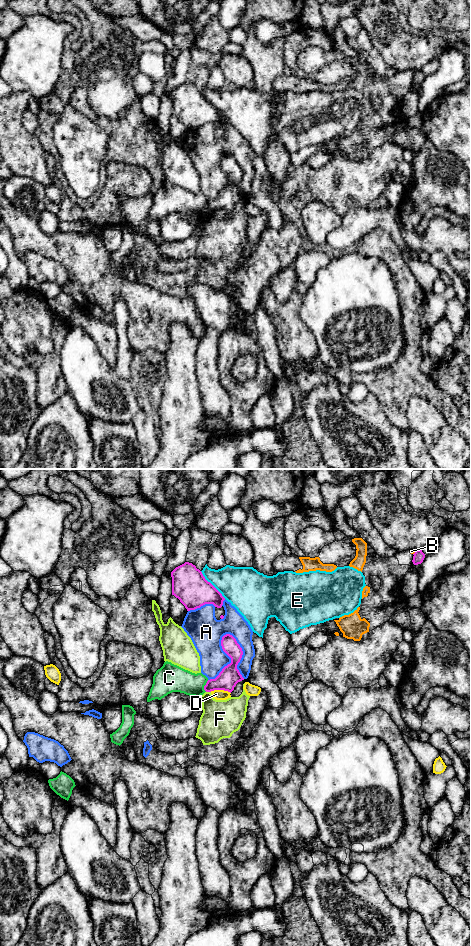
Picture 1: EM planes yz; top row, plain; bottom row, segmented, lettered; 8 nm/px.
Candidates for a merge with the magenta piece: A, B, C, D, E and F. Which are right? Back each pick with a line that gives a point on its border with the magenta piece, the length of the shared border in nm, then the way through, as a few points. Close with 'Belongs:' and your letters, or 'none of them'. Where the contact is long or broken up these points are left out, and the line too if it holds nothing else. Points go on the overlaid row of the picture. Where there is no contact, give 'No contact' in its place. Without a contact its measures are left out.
C: Touches magenta at yz (204, 686). Shared border 100 nm. Path across: yz (227, 679), (217, 684), (204, 686), (174, 678)
Belongs: C

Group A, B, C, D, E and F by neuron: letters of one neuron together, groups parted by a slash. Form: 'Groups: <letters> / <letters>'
Groups: A / B / C / D / E / F

